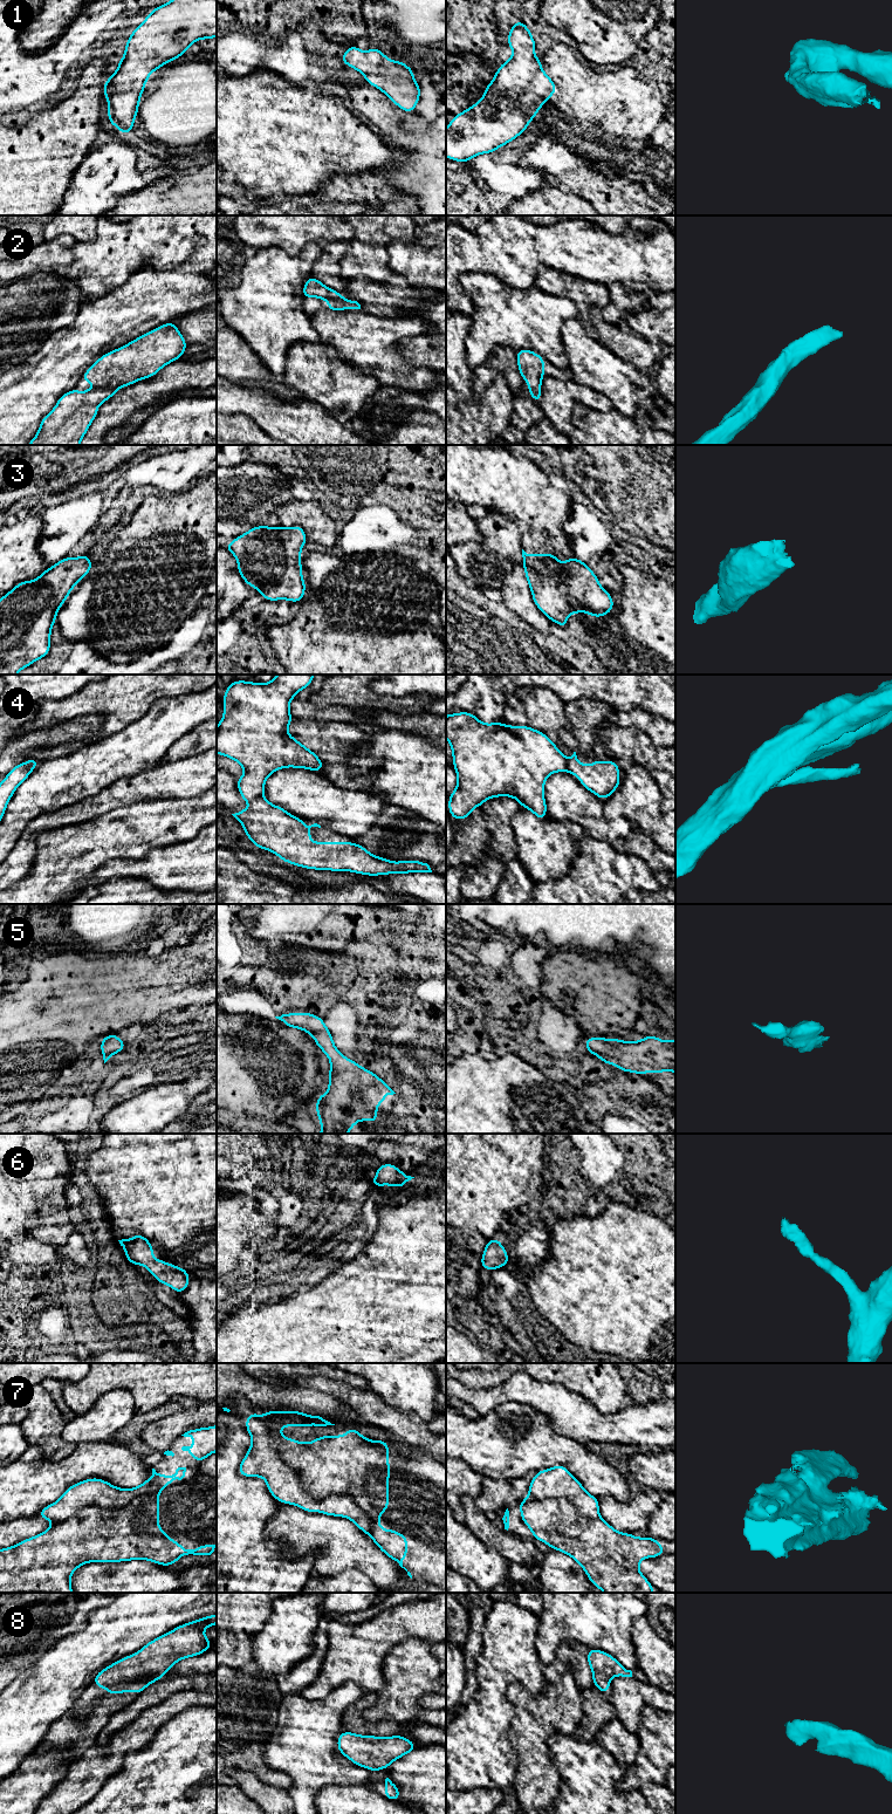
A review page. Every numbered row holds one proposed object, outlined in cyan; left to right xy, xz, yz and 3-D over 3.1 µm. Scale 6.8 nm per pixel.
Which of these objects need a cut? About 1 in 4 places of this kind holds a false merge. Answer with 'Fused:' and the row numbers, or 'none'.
Fused: 4, 7

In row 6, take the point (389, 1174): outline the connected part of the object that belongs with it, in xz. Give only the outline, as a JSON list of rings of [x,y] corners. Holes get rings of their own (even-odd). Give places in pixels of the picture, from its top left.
[[[387,1163],[377,1168],[376,1177],[369,1180],[369,1183],[375,1184],[380,1191],[383,1183],[386,1183],[389,1187],[404,1187],[404,1185],[412,1178],[414,1177],[406,1176],[396,1165]]]

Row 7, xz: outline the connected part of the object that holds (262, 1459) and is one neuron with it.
[[[249,1412],[245,1421],[252,1437],[252,1445],[239,1466],[242,1477],[261,1477],[269,1493],[281,1504],[299,1506],[306,1512],[321,1512],[325,1515],[345,1517],[368,1533],[371,1520],[350,1495],[328,1495],[316,1499],[304,1488],[295,1470],[289,1466],[275,1449],[273,1435],[265,1417]]]

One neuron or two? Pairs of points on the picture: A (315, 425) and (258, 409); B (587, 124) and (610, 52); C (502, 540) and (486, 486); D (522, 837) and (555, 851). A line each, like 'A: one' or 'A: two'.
A: one
B: two
C: two
D: one

